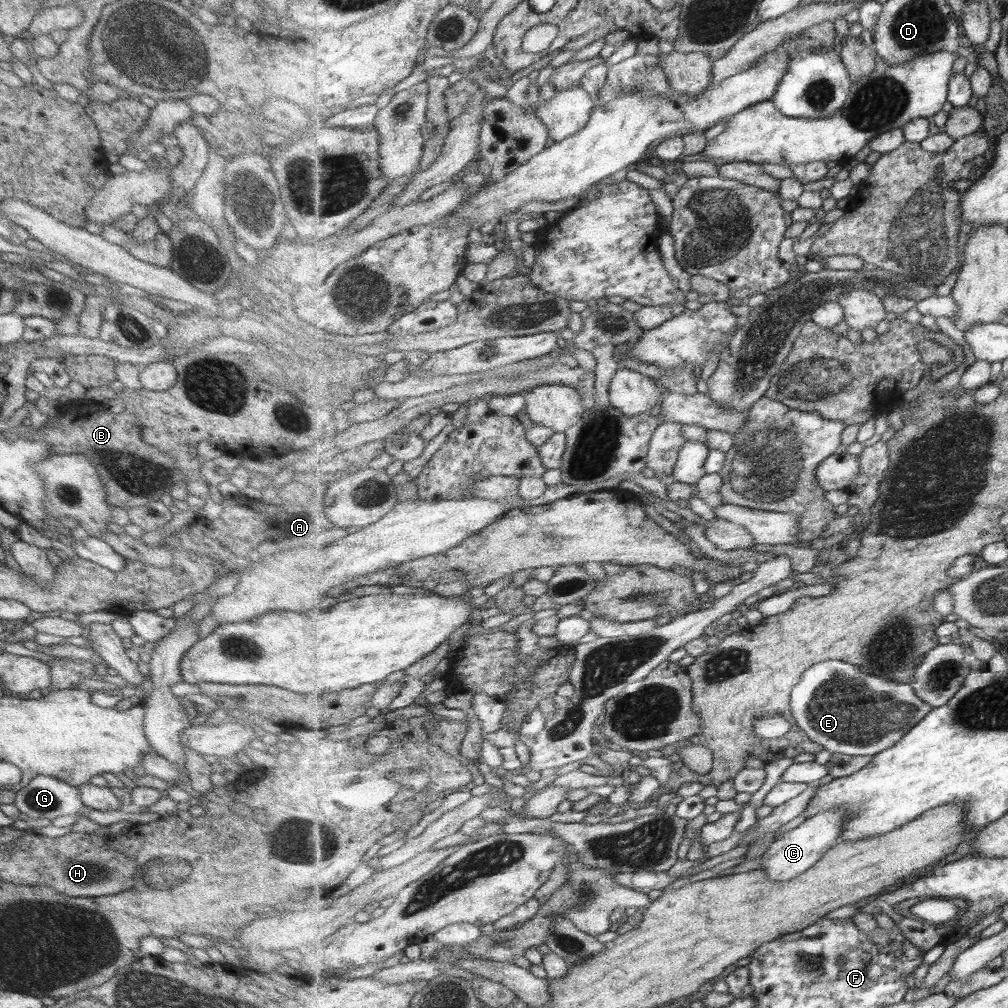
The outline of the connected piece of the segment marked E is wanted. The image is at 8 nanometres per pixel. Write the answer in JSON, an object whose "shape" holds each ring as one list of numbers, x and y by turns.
{"shape":[[841,659,820,662,806,670,793,689,789,708,796,724,809,739,829,753,871,757,897,746,897,742,934,709,917,696,909,683,900,683,885,675,867,674,857,665]]}

